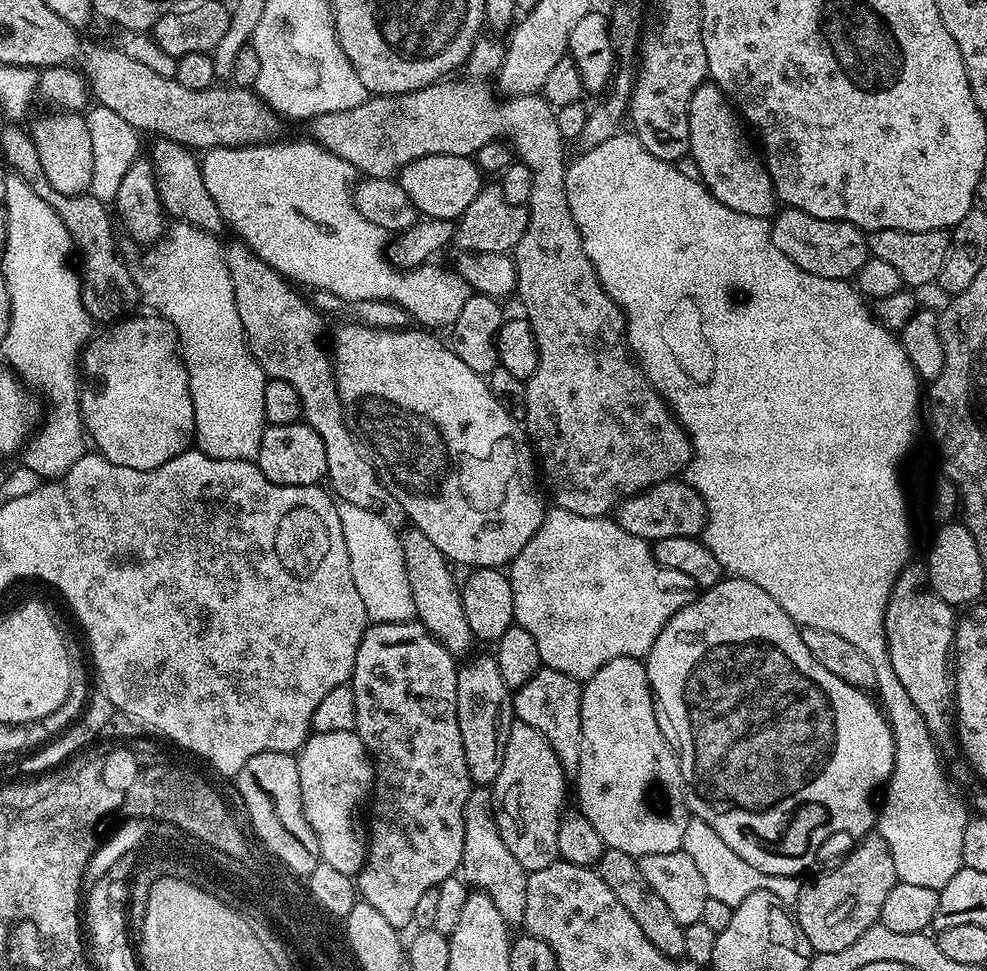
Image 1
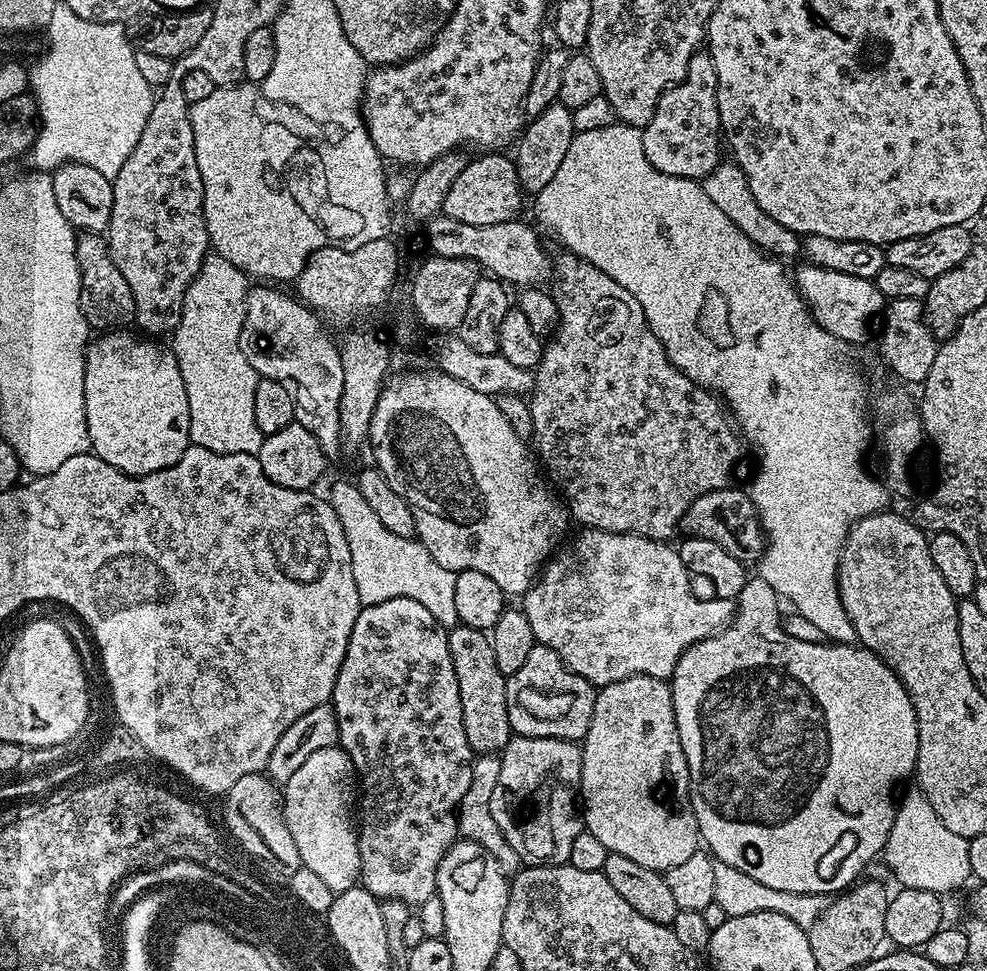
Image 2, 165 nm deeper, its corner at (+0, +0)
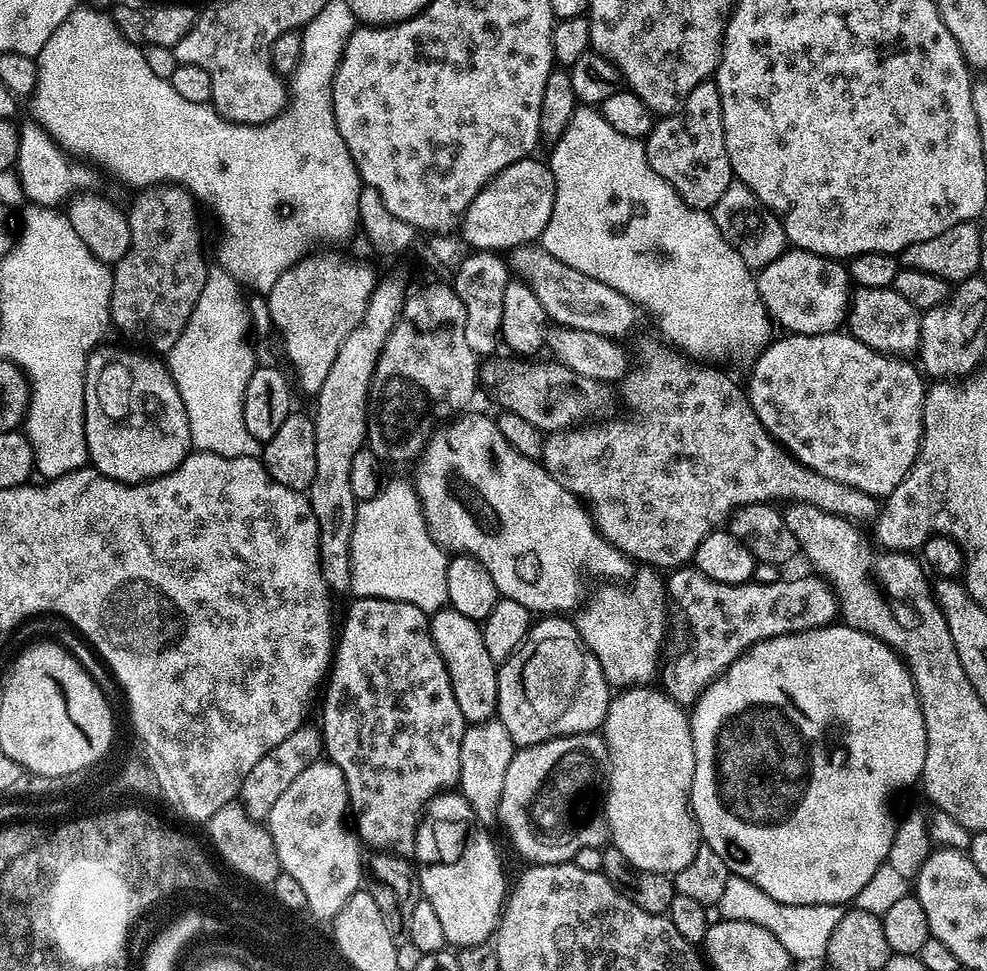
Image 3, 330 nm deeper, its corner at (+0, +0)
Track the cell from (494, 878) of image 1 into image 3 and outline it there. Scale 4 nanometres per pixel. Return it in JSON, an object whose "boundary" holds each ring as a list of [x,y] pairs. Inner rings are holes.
{"boundary":[[[499,718],[487,720],[485,724],[473,724],[465,727],[462,734],[462,748],[458,750],[460,763],[460,783],[458,791],[474,810],[474,814],[485,826],[495,825],[500,819],[500,799],[502,785],[506,782],[506,769],[510,758],[517,750],[510,738],[510,730],[502,726]]]}

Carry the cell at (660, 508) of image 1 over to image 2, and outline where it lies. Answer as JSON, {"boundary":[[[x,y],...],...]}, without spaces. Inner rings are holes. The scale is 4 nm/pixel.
{"boundary":[[[735,486],[715,488],[696,496],[694,502],[686,510],[682,521],[682,528],[688,536],[710,538],[710,542],[718,542],[722,550],[734,554],[734,558],[745,562],[756,562],[764,553],[764,530],[760,526],[760,516],[756,512],[752,500],[747,493]]]}

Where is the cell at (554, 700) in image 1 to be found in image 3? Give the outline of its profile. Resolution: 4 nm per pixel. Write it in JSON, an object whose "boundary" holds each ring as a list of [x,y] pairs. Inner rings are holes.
{"boundary":[[[548,614],[537,619],[526,638],[510,654],[510,658],[496,669],[498,702],[496,716],[510,730],[510,738],[517,746],[541,744],[559,736],[577,736],[583,732],[596,732],[603,725],[610,699],[610,685],[598,666],[591,650],[582,642],[575,623],[560,614]]]}

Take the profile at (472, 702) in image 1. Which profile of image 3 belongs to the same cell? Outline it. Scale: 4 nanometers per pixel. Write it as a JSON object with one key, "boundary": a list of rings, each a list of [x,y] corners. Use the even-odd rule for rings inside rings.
{"boundary":[[[445,606],[431,613],[428,630],[442,658],[446,674],[450,676],[454,702],[458,702],[458,710],[462,710],[462,718],[469,725],[485,724],[487,720],[493,719],[498,702],[498,665],[486,651],[483,627],[477,621],[466,618],[466,614],[458,614],[458,610]]]}

